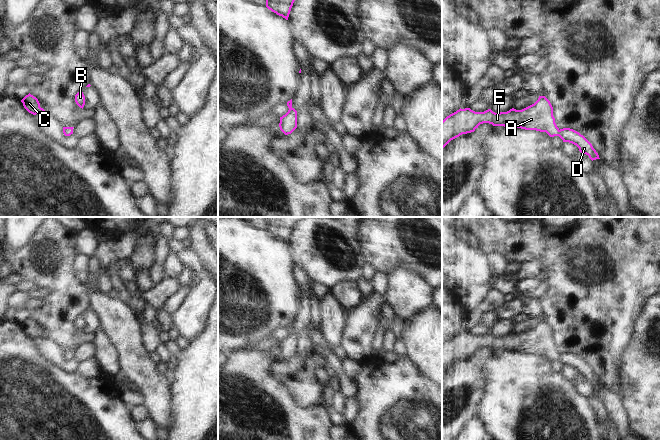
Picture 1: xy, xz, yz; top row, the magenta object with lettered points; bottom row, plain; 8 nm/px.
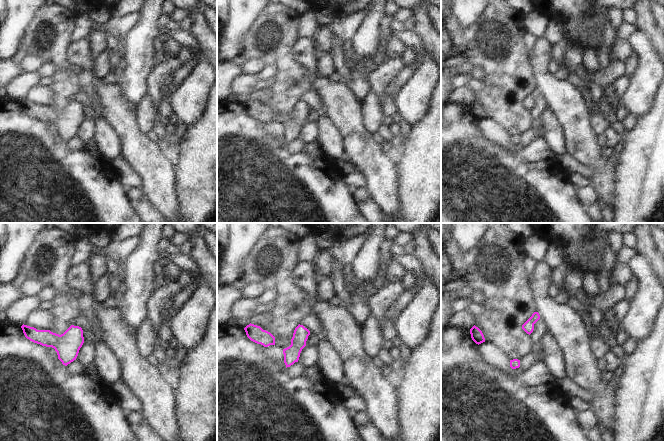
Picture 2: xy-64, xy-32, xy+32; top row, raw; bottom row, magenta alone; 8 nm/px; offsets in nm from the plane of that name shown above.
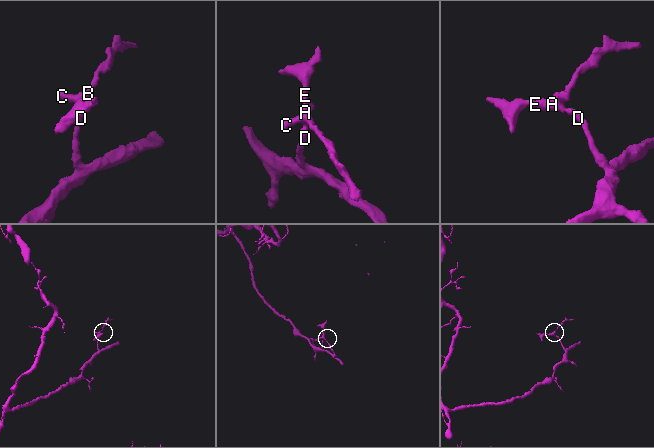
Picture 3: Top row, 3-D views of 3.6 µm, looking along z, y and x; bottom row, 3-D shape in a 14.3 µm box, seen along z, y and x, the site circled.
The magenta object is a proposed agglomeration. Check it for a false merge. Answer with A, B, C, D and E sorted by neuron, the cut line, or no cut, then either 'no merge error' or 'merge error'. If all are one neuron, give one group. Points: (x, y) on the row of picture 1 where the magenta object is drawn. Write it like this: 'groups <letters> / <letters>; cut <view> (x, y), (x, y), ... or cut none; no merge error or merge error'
groups A B C D E; cut none; no merge error

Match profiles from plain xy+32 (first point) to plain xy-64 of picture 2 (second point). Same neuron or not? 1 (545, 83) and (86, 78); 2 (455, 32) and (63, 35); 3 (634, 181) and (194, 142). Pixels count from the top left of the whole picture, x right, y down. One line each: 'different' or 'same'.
1: different
2: same
3: same

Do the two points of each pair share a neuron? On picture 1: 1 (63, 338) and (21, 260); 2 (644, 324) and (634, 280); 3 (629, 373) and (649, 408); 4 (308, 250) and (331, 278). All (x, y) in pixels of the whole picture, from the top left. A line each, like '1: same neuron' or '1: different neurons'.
1: same neuron
2: different neurons
3: same neuron
4: same neuron

